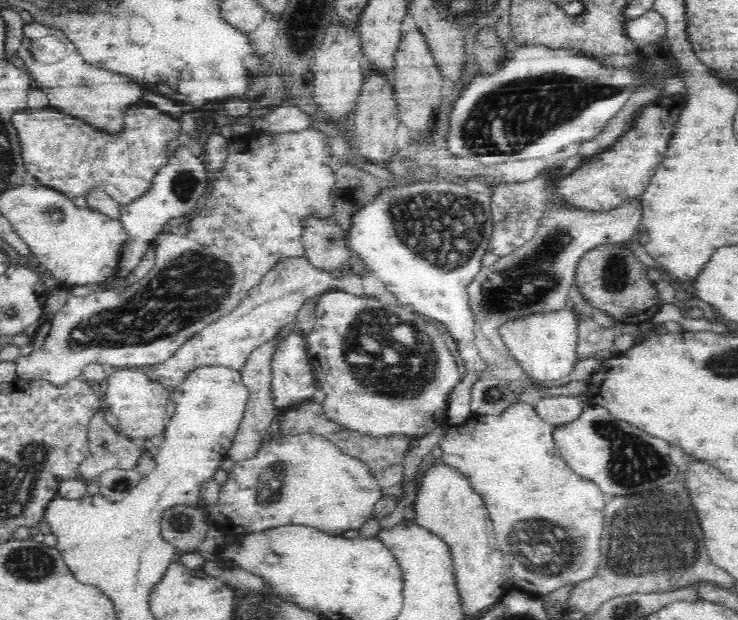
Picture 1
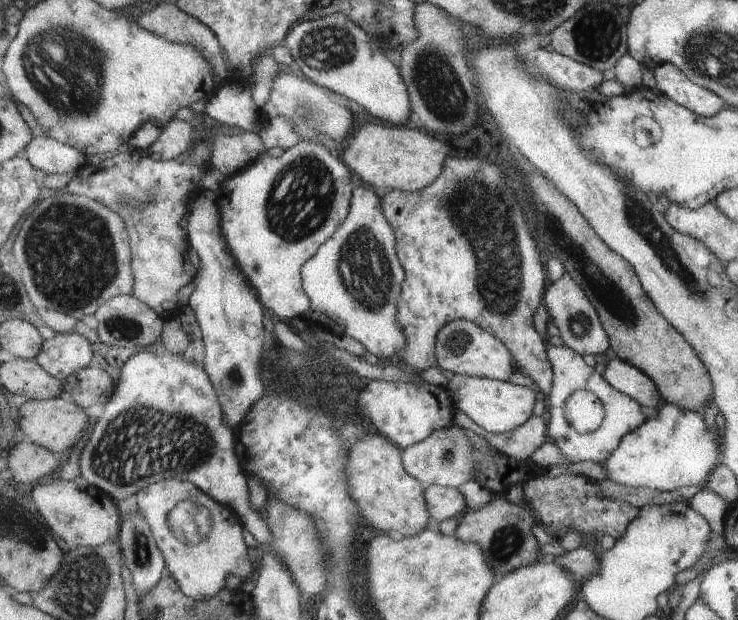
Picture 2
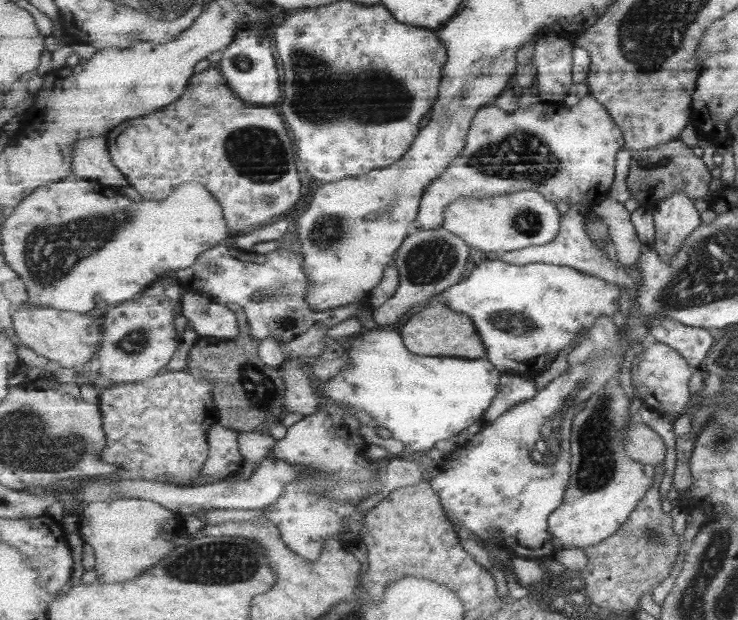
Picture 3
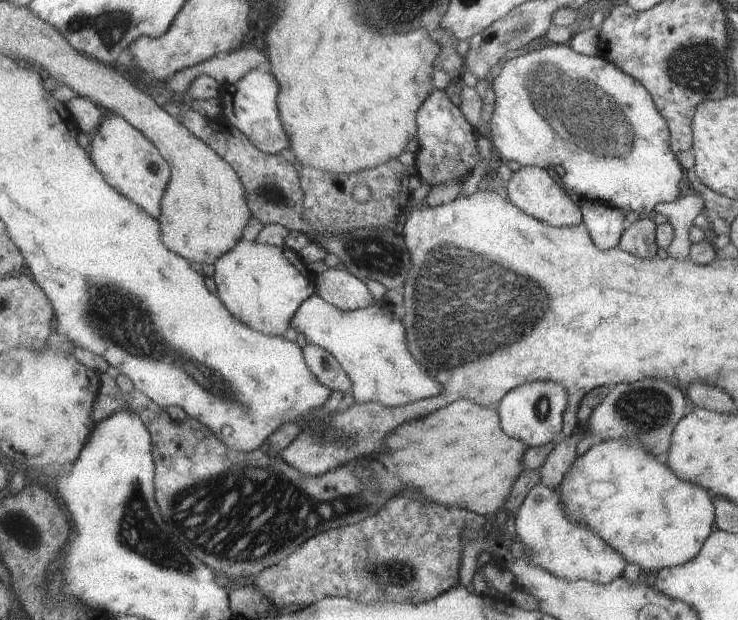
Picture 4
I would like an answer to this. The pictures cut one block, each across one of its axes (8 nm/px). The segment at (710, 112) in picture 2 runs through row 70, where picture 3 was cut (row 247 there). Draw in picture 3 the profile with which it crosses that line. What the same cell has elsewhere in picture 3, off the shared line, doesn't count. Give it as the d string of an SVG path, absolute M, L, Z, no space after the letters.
M680 190L661 198L652 208L654 241L651 248L661 260L669 260L681 243L700 225L690 198Z

